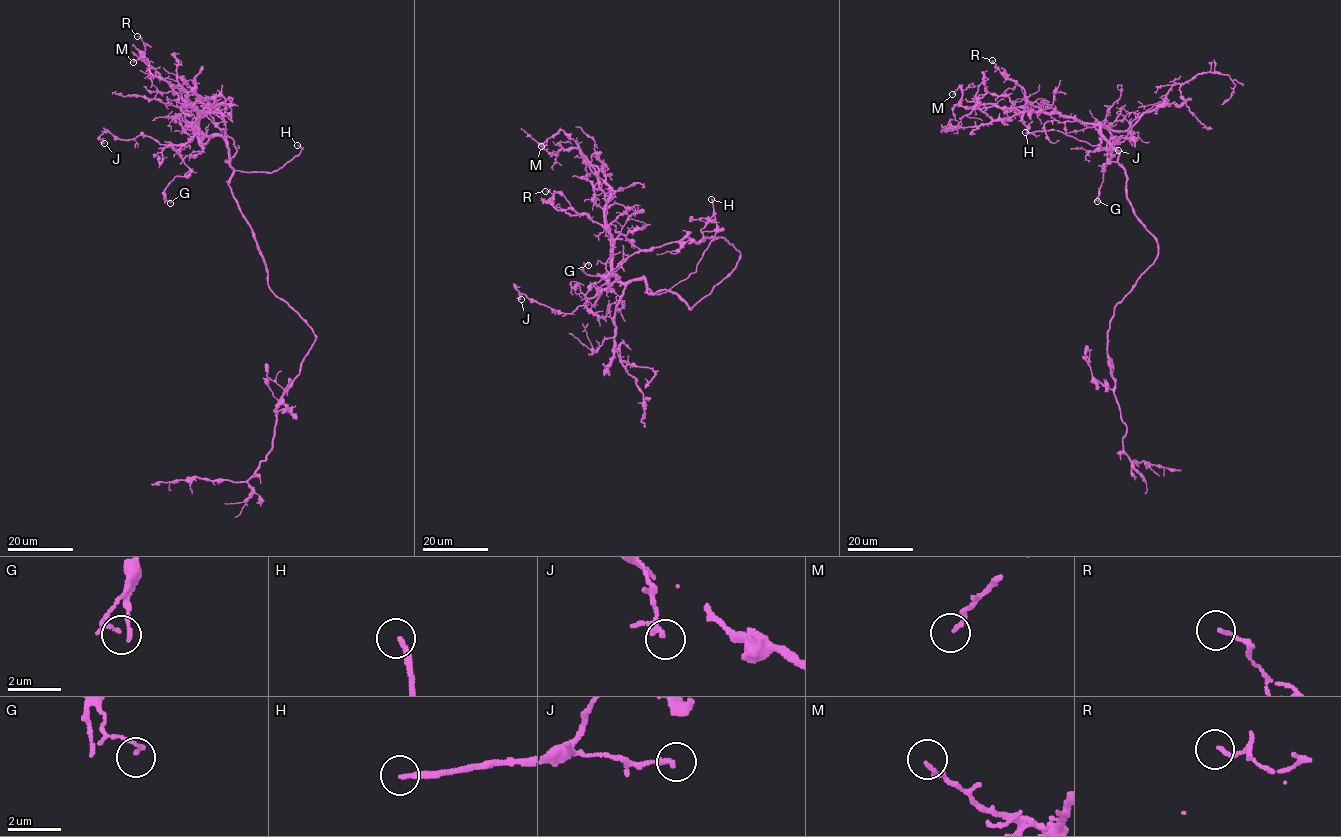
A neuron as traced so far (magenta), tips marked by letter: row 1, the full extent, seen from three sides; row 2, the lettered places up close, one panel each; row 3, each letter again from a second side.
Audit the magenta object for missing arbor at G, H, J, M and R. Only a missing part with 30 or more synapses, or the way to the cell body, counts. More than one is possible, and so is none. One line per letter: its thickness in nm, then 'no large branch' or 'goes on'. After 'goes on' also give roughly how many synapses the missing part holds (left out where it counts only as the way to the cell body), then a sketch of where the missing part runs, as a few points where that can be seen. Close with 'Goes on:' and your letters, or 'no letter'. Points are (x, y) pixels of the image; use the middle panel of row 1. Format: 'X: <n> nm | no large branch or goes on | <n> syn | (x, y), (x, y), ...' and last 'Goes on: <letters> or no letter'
G: 140 nm | no large branch
H: 170 nm | goes on | (711, 199), (696, 122), (680, 109), (675, 100)
J: 130 nm | no large branch
M: 170 nm | no large branch
R: 120 nm | no large branch
Goes on: H

